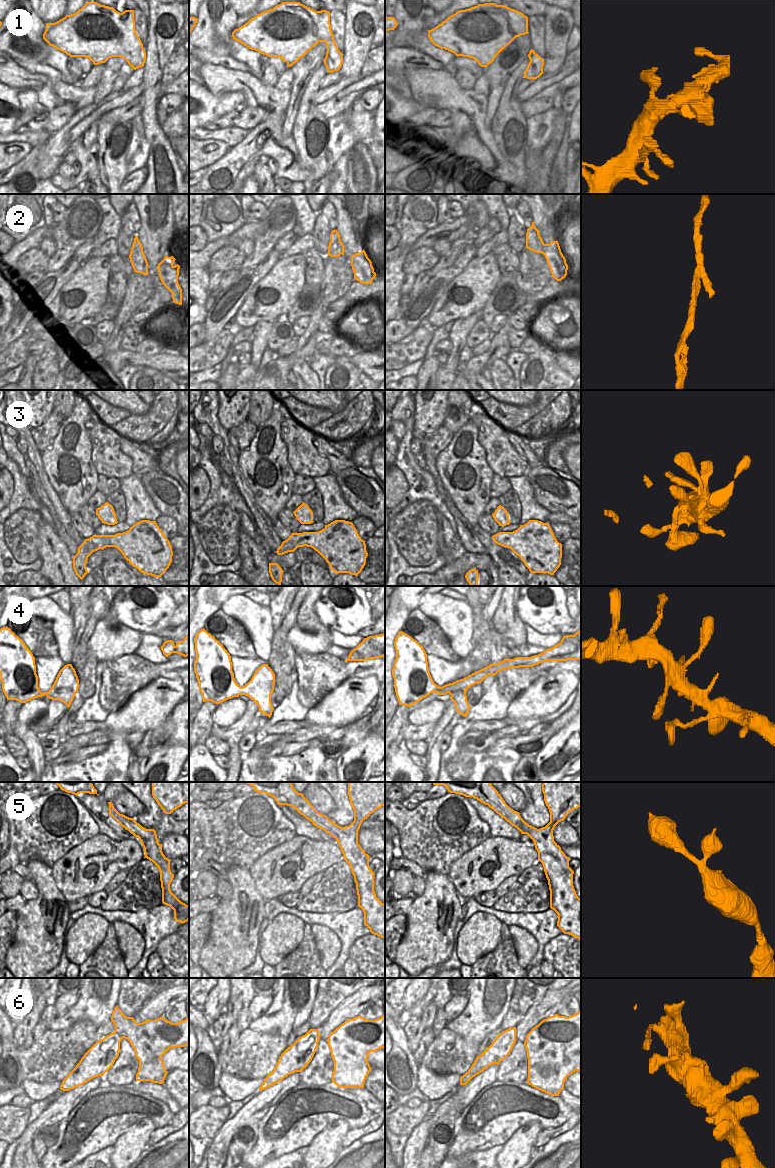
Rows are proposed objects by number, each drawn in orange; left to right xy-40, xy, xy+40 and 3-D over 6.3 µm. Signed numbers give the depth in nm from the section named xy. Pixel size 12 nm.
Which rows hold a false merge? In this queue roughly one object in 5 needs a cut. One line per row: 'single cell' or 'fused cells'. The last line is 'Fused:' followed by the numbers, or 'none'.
1: single cell
2: fused cells
3: single cell
4: single cell
5: single cell
6: single cell
Fused: 2

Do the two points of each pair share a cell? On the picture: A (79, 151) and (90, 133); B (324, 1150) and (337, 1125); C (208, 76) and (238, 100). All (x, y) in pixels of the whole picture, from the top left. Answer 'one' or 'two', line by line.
A: two
B: one
C: two

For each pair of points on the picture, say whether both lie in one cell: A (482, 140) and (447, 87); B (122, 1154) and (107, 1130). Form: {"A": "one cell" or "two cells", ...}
{"A": "one cell", "B": "two cells"}

